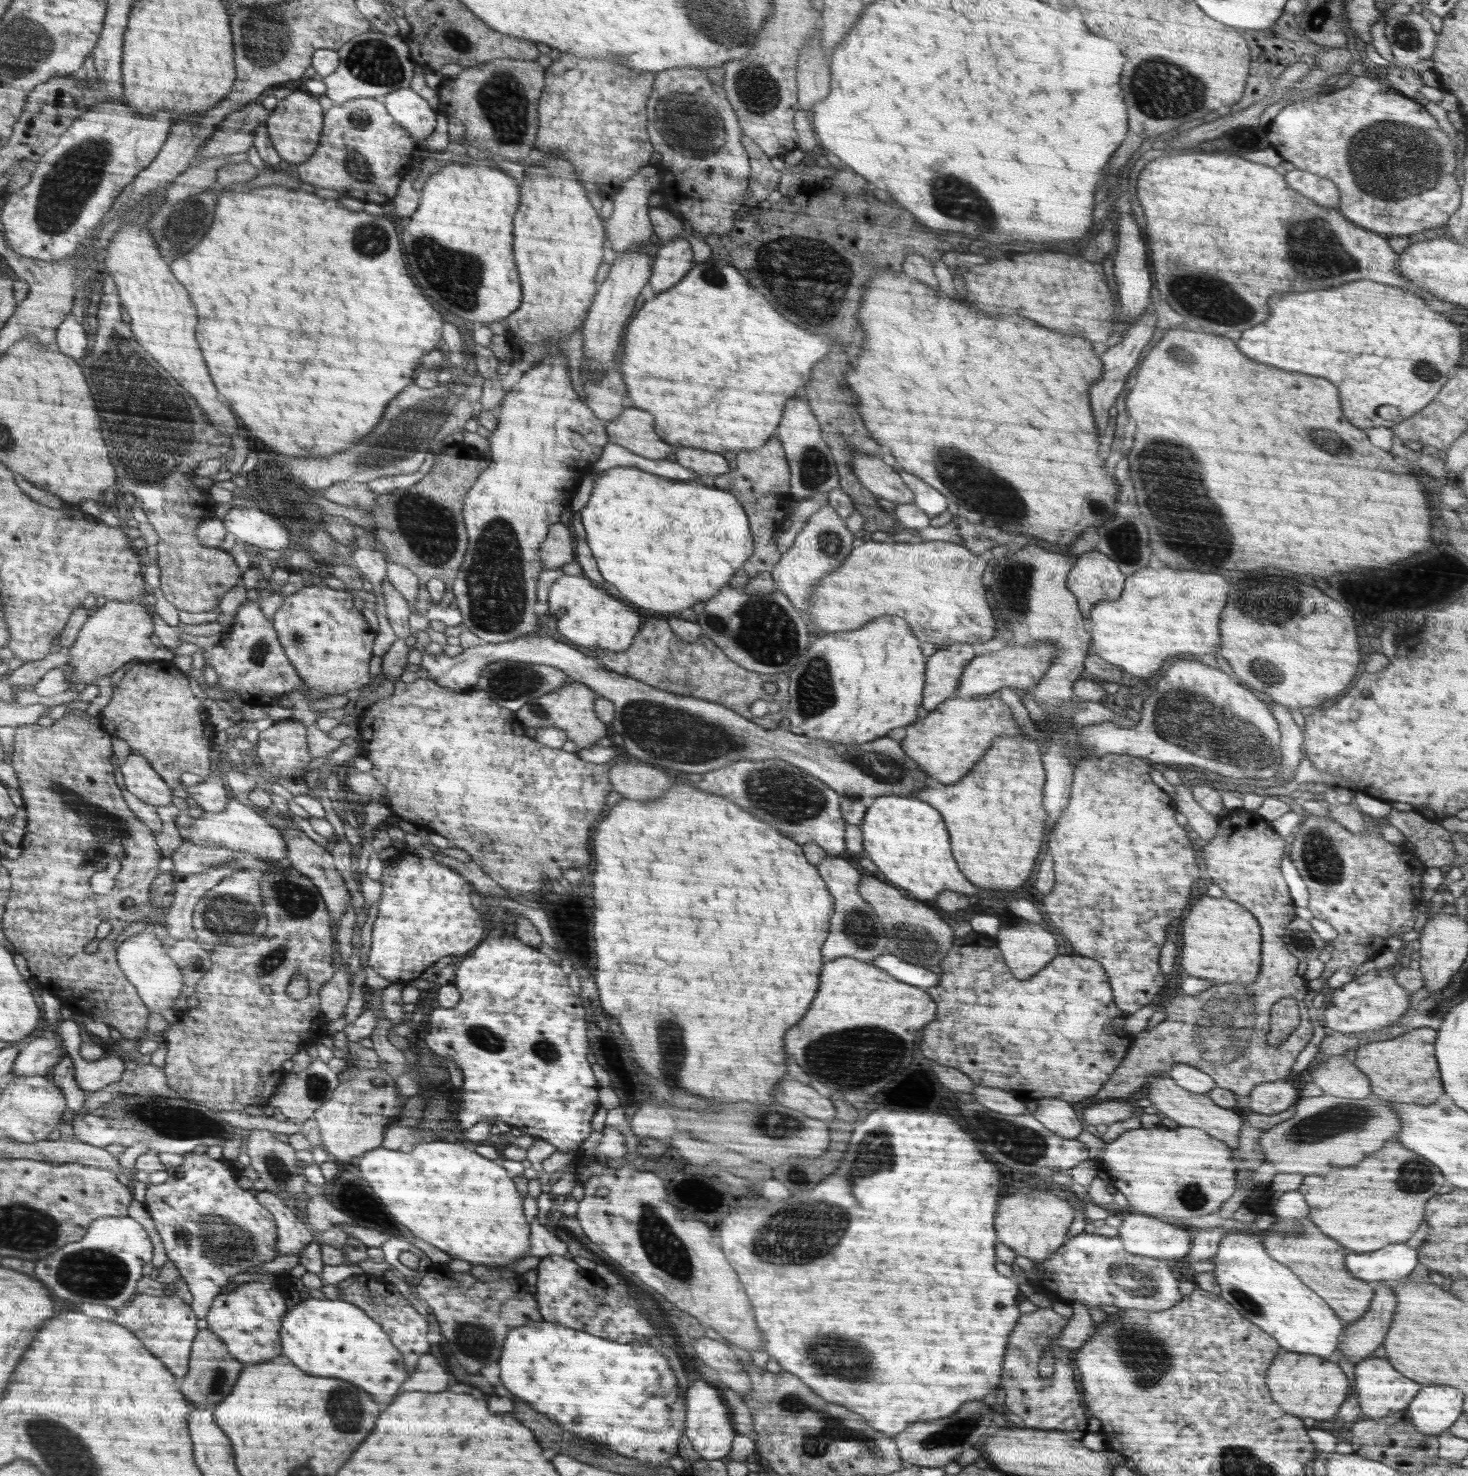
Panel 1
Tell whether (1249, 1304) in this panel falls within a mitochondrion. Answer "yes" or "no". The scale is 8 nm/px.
yes

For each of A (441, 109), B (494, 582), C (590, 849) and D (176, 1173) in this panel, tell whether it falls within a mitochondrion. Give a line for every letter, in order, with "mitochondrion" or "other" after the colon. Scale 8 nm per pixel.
A: other
B: mitochondrion
C: other
D: other

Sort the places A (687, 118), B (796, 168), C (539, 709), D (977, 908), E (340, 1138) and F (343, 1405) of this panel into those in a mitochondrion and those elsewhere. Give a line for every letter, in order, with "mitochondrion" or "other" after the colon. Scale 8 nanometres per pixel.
A: mitochondrion
B: other
C: mitochondrion
D: other
E: other
F: mitochondrion

